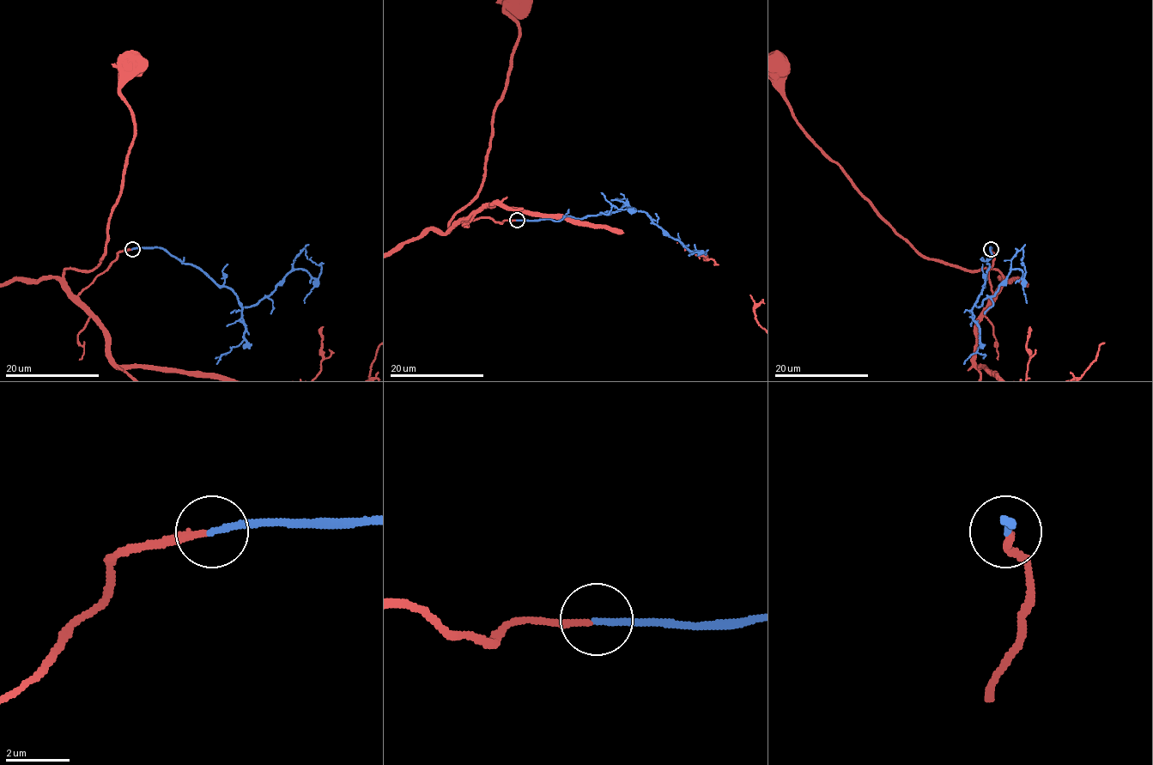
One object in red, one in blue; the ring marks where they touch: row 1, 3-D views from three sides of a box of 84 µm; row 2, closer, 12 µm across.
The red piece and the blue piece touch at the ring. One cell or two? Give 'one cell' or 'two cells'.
one cell

